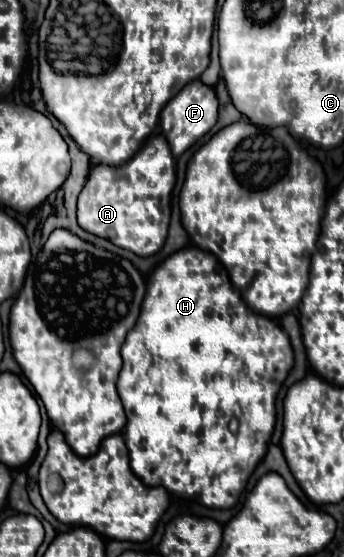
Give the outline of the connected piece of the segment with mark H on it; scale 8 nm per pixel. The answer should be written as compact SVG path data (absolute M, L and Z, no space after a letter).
M186 246L178 252L174 252L172 256L168 256L150 276L148 290L146 290L142 310L140 310L140 318L138 318L136 326L128 332L126 342L121 347L121 356L124 366L120 370L116 387L124 410L126 410L126 418L128 418L124 436L126 436L126 446L130 452L130 468L134 470L134 474L146 486L164 486L168 492L174 492L174 494L202 496L204 504L210 508L236 506L250 474L254 472L254 468L262 460L262 456L266 454L268 440L272 444L280 444L283 429L274 427L274 422L276 422L274 400L276 400L276 394L278 394L282 382L288 376L288 368L292 368L292 364L294 364L294 354L292 354L288 334L274 320L270 320L264 314L258 314L246 306L246 302L240 298L240 294L234 290L234 286L228 278L228 272L224 270L224 266L218 266L218 260L212 254L200 250L198 246Z

